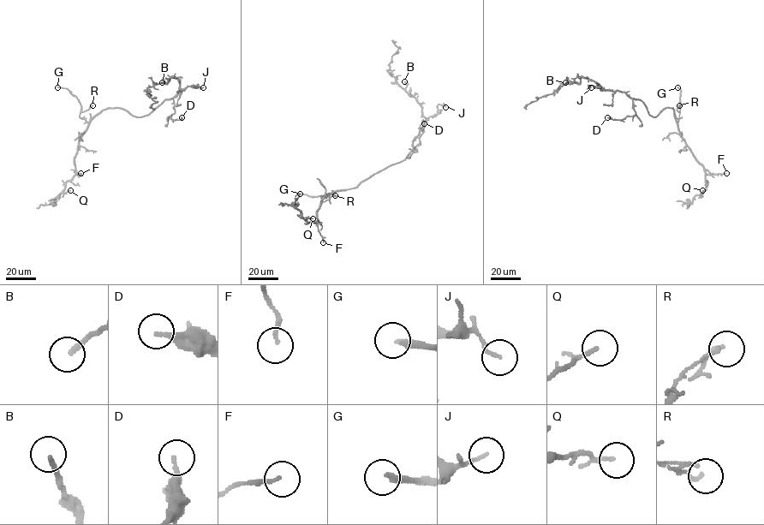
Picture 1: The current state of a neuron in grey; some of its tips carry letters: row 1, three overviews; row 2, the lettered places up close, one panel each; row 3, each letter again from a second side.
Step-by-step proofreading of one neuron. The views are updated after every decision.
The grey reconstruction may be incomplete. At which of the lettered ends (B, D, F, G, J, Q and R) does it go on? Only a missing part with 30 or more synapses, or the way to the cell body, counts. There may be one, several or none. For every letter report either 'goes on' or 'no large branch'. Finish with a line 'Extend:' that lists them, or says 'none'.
B: goes on
D: no large branch
F: no large branch
G: goes on
J: no large branch
Q: no large branch
R: no large branch
Extend: B, G

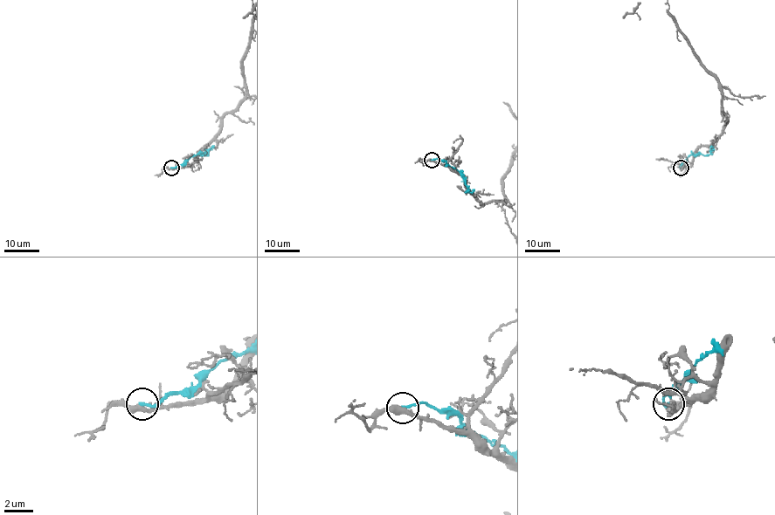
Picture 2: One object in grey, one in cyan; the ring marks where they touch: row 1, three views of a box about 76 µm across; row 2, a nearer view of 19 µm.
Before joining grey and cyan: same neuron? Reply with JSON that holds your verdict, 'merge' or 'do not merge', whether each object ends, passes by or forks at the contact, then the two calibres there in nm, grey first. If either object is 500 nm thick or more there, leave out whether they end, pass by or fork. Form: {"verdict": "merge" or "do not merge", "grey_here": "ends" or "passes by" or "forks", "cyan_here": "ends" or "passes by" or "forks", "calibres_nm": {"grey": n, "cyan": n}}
{"verdict": "do not merge", "grey_here": "forks", "cyan_here": "ends", "calibres_nm": {"grey": 320, "cyan": 190}}

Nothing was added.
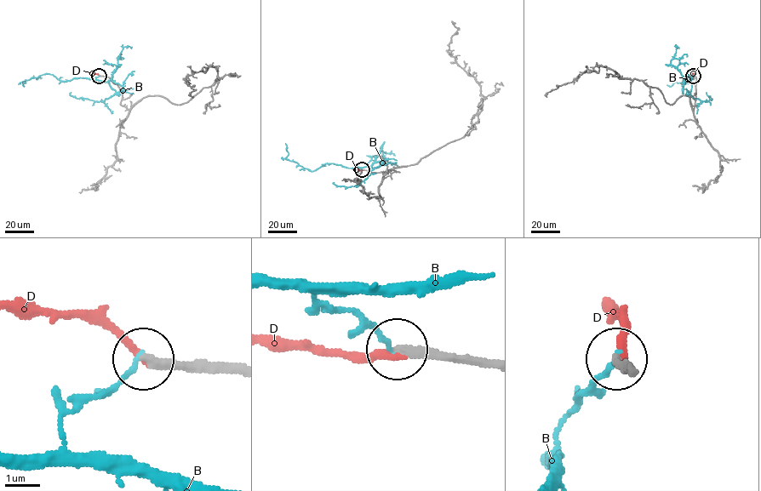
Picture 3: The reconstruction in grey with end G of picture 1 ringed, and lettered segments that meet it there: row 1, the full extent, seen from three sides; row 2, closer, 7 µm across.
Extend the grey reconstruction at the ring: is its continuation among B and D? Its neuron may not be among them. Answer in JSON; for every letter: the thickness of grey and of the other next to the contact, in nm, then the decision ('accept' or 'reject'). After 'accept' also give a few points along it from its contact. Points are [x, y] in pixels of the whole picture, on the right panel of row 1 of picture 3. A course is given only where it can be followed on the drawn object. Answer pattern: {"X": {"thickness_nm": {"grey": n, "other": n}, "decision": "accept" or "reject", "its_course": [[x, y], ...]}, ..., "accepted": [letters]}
{"B": {"thickness_nm": {"grey": 240, "other": 130}, "decision": "reject"}, "D": {"thickness_nm": {"grey": 280, "other": 200}, "decision": "reject"}, "accepted": []}

